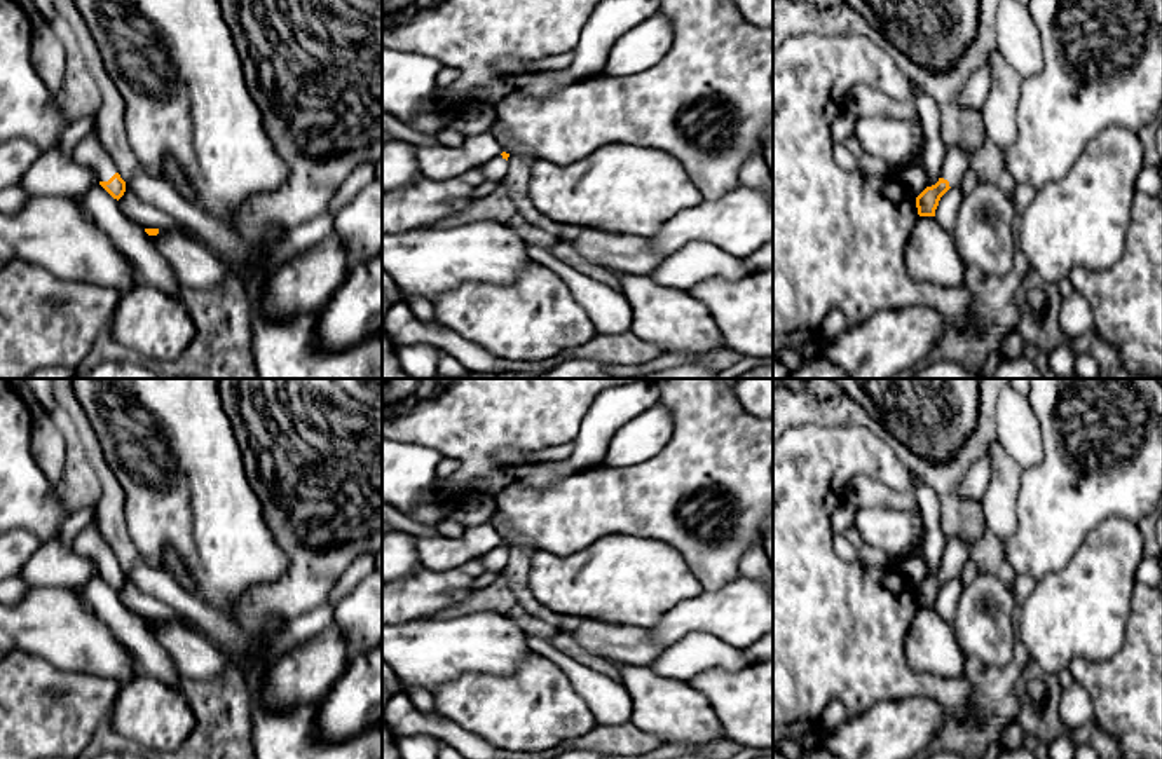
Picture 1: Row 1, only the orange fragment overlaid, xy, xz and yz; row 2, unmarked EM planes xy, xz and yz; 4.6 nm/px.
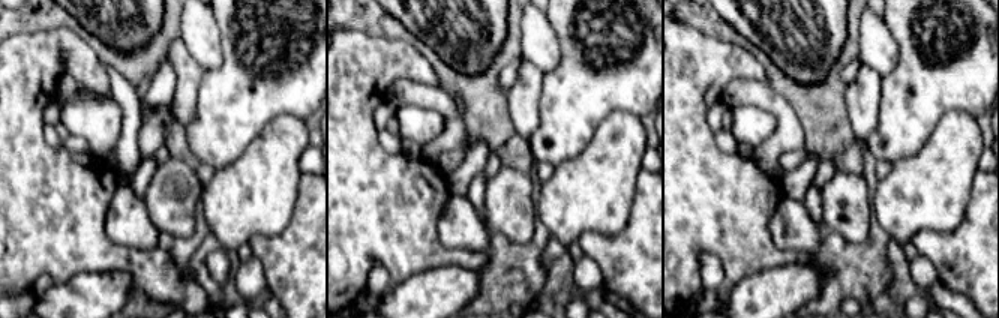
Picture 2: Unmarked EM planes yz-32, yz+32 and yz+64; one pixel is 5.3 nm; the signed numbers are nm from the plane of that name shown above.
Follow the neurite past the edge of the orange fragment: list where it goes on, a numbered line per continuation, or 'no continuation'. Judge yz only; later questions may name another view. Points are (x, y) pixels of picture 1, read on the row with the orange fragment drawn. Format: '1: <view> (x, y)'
1: yz (956, 161)

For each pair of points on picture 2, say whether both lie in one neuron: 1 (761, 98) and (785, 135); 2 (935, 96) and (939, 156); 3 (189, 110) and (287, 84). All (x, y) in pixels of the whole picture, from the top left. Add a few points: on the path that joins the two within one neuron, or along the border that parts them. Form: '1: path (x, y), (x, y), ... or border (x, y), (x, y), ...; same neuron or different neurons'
1: path (771, 104), (785, 117), (785, 125); same neuron
2: border (969, 113), (950, 110), (915, 153); different neurons
3: border (203, 74), (195, 117), (185, 126); different neurons

